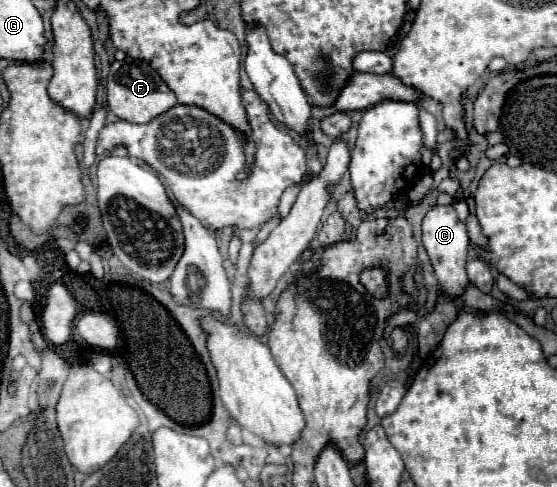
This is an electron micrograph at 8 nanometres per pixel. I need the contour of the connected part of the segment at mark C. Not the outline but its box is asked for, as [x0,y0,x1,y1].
[422,206,468,296]

